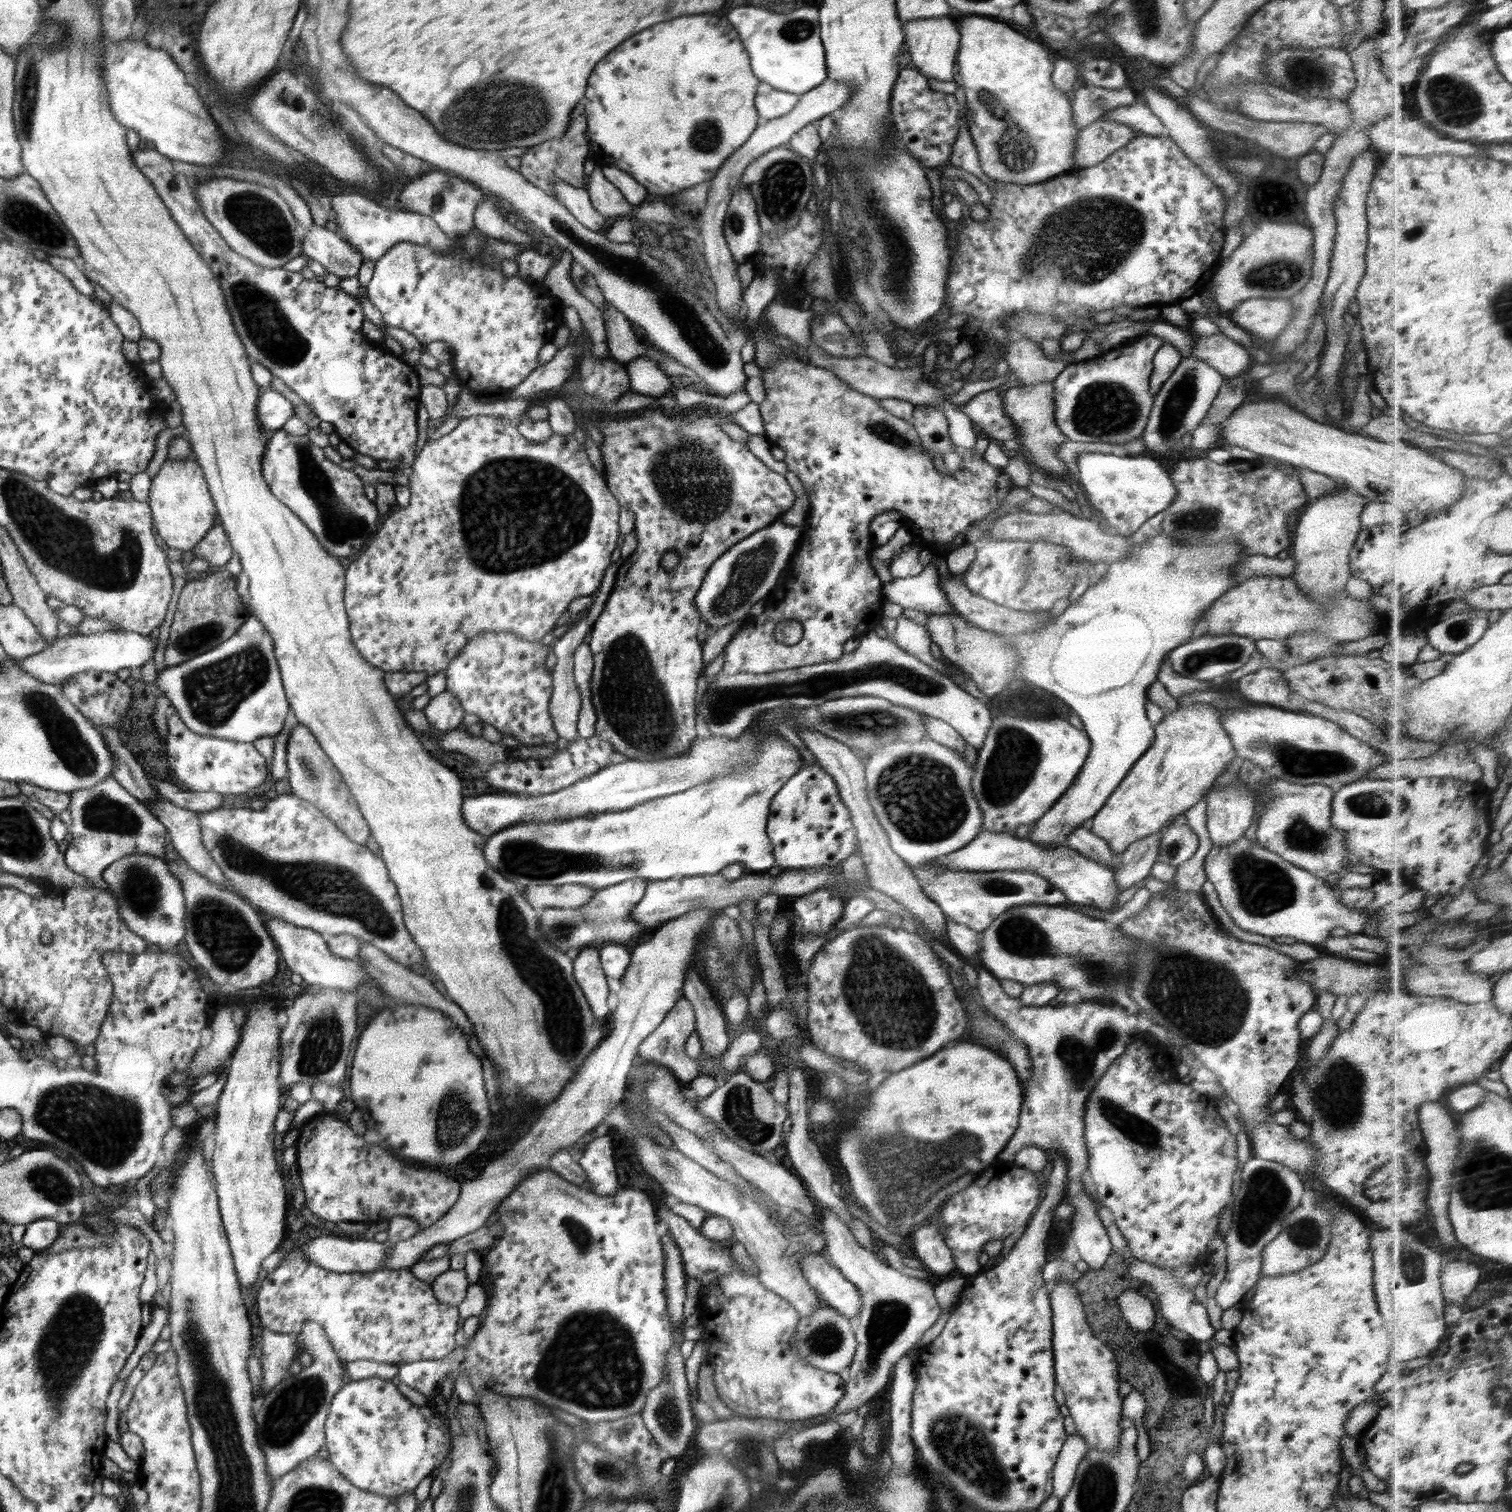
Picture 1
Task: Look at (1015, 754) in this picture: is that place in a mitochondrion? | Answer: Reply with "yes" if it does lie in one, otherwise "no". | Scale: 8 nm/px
yes

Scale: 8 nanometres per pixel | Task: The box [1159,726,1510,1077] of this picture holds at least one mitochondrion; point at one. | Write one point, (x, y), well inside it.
(1263, 888)

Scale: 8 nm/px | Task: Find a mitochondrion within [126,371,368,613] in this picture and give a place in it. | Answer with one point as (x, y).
(311, 477)

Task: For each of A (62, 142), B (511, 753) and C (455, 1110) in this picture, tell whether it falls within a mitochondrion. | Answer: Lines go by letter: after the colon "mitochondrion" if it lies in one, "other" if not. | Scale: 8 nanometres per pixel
A: other
B: other
C: mitochondrion

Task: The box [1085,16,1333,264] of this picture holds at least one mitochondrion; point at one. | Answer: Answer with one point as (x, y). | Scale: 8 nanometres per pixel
(1302, 73)

